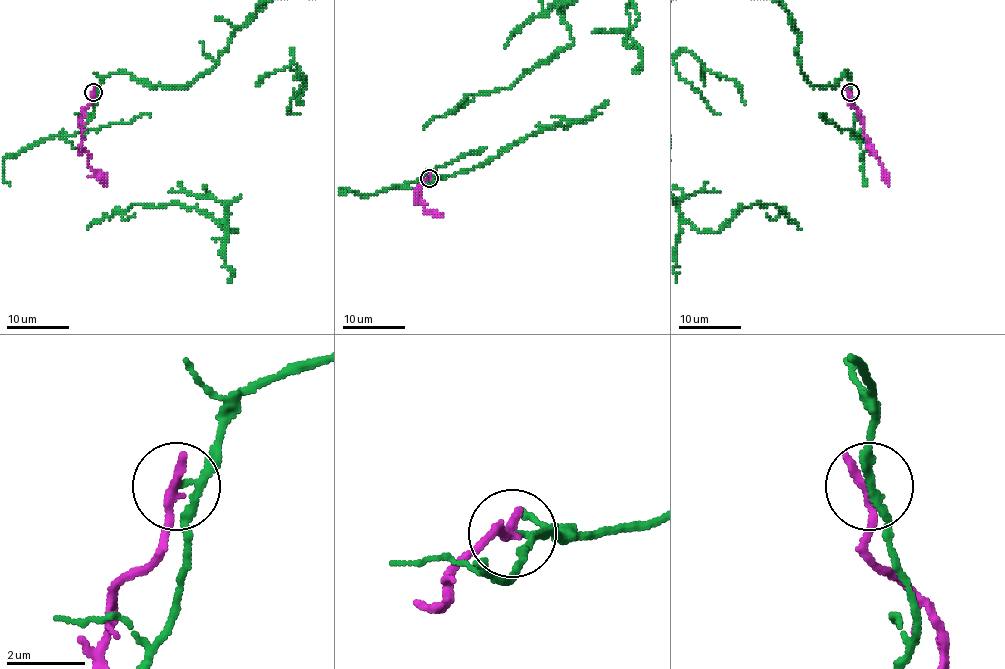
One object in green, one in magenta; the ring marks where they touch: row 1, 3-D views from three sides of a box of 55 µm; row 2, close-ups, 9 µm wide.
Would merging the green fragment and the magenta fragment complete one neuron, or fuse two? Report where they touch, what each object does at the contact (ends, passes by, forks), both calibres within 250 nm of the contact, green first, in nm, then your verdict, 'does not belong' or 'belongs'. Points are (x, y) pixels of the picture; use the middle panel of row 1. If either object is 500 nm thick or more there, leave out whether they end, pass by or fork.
(429, 178) | green passes by | magenta ends | 140/320 nm | does not belong

